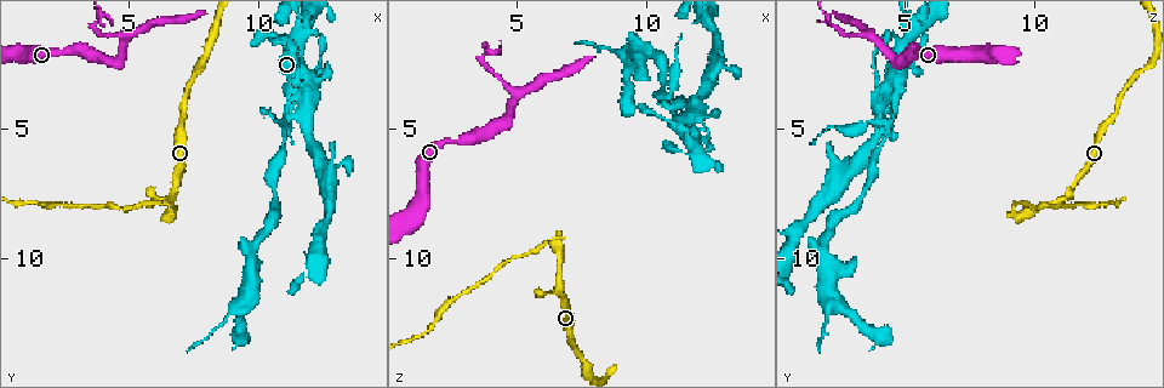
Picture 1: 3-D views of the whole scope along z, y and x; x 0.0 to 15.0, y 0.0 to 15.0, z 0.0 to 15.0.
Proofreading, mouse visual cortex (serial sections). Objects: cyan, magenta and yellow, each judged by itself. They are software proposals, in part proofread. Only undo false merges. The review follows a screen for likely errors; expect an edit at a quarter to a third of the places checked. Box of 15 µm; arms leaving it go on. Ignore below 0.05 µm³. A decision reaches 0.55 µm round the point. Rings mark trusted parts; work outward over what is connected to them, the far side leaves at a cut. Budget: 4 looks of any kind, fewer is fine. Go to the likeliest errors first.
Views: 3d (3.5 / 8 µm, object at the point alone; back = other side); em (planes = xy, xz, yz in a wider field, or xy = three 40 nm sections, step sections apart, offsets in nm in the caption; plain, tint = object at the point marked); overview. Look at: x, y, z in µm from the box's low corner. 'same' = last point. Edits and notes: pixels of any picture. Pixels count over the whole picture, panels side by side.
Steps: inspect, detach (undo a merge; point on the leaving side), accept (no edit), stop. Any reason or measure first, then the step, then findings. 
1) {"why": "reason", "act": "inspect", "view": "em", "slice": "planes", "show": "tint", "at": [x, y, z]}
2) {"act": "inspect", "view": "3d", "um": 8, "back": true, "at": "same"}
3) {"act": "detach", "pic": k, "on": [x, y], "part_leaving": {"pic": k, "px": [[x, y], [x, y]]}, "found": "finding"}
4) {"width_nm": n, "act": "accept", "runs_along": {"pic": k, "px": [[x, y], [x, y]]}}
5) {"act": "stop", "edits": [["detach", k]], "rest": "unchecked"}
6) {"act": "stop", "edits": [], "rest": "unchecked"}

{"why": "sharp bend", "act": "inspect", "view": "em", "slice": "xy", "step": 3, "show": "tint", "at": [11.8, 4.1, 4.0]}

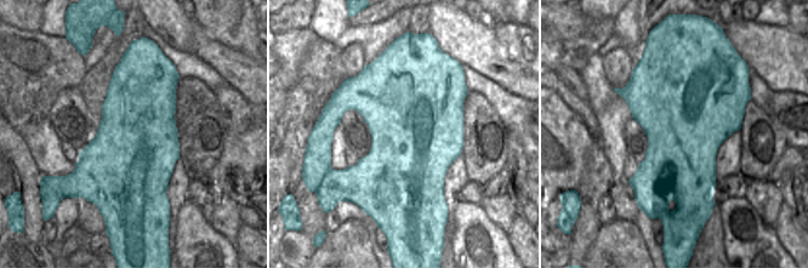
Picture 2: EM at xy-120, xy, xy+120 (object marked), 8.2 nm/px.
{"act": "inspect", "view": "3d", "um": 3.5, "at": "same"}

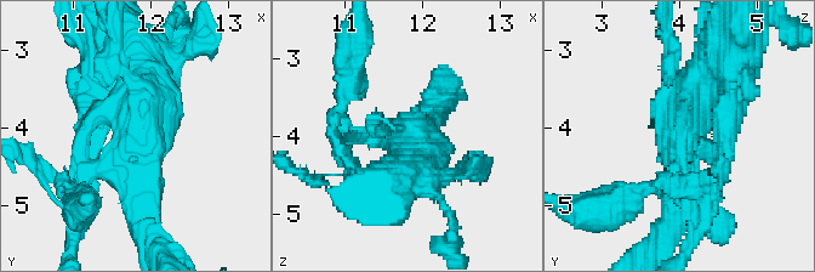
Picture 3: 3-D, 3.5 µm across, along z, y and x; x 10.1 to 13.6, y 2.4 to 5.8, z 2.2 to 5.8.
{"act": "accept", "found": "all the same cell"}

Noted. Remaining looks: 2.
{"why": "sharp bend", "act": "inspect", "view": "3d", "um": 3.5, "at": [6.7, 7.5, 11.4]}

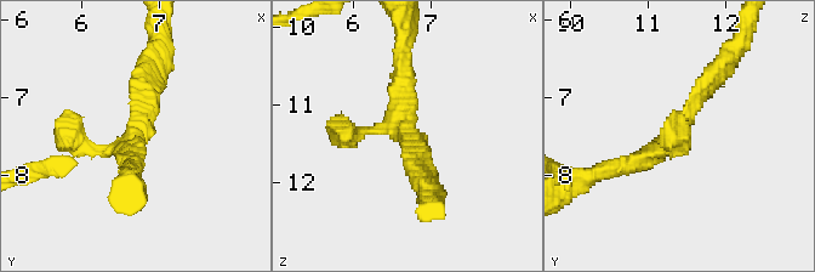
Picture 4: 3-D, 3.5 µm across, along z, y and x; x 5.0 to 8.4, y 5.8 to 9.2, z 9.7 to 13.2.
{"why": "now the EM", "act": "inspect", "view": "em", "slice": "xy", "step": 1, "show": "tint", "at": [6.70, 7.50, 11.35]}

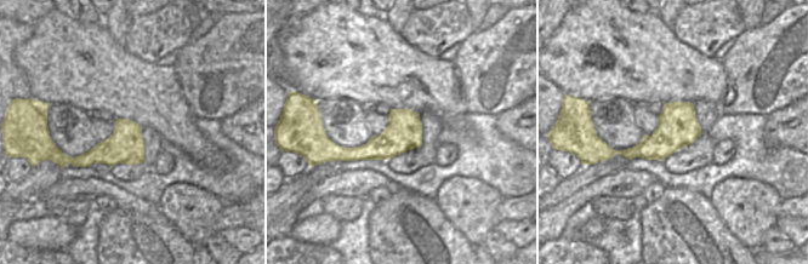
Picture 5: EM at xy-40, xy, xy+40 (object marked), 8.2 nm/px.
{"act": "accept", "runs_along": {"pic": 4, "px": [[718, 69], [665, 147], [603, 170]]}, "found": "one cell here"}

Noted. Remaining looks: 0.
{"act": "stop", "edits": [], "rest": "unchecked"}

